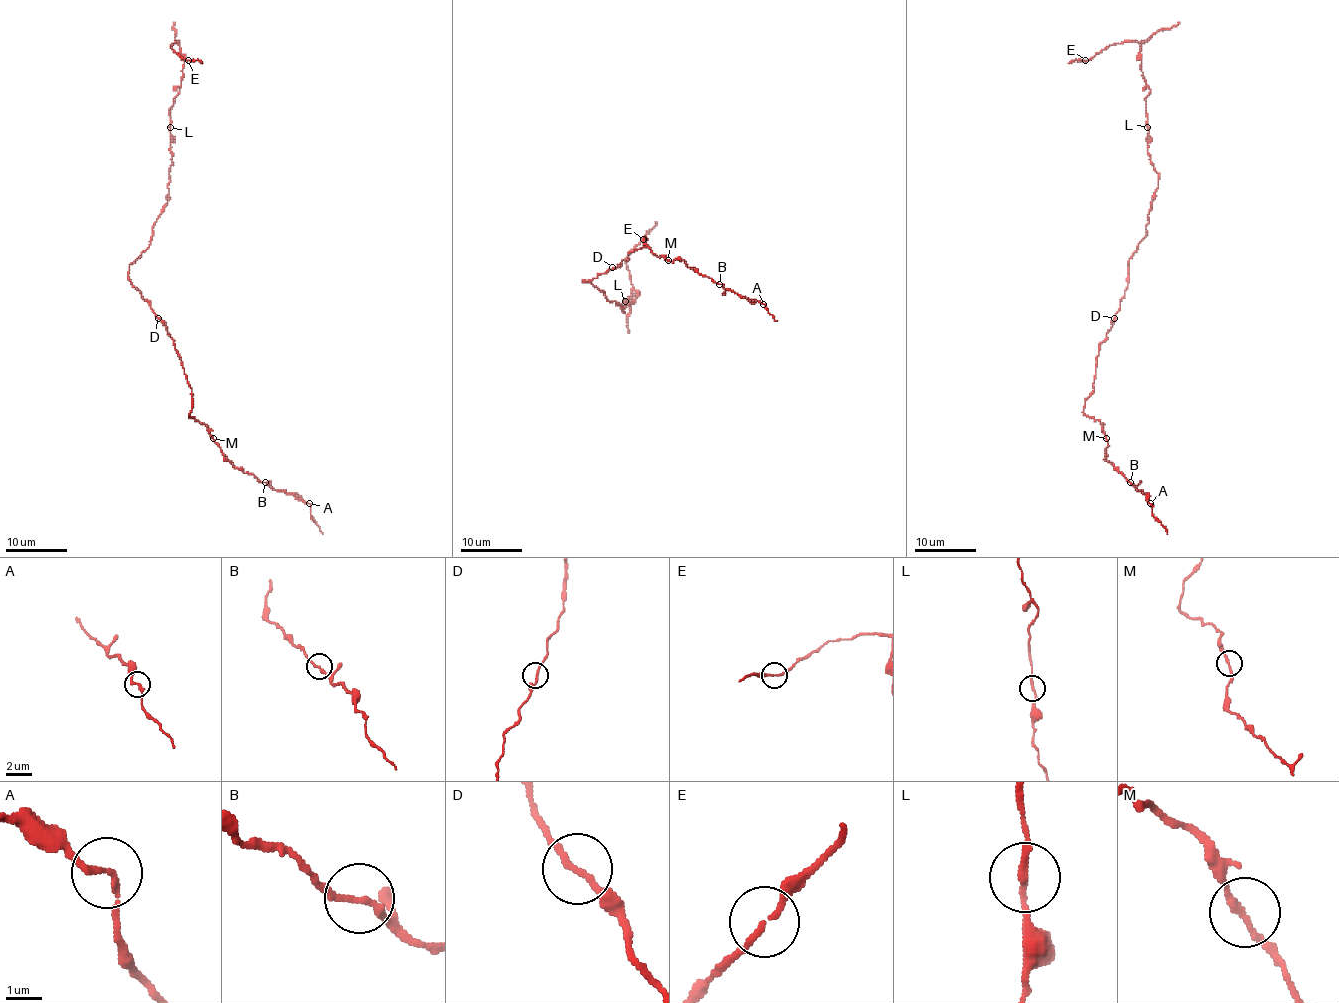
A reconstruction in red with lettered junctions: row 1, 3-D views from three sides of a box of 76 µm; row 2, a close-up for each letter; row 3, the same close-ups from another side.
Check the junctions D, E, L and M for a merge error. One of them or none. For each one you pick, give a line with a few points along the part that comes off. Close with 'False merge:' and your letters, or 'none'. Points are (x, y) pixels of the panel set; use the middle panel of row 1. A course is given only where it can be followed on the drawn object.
False merge: none

